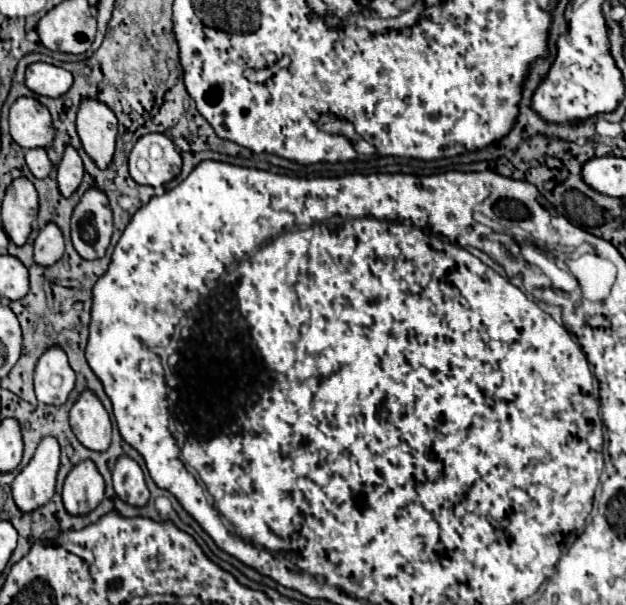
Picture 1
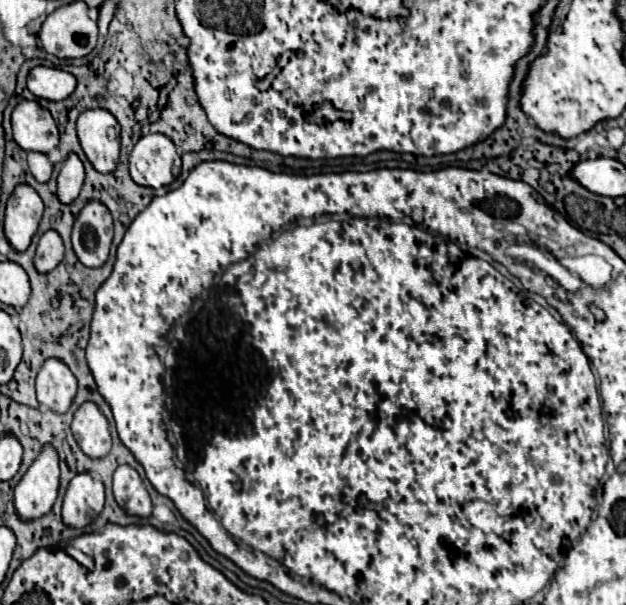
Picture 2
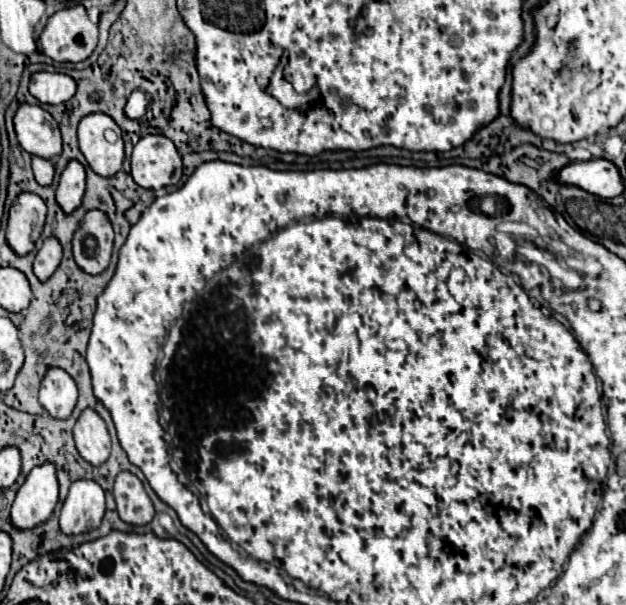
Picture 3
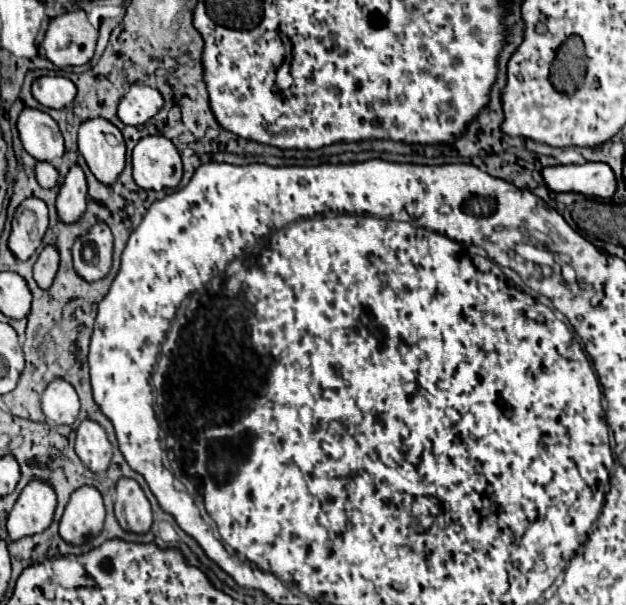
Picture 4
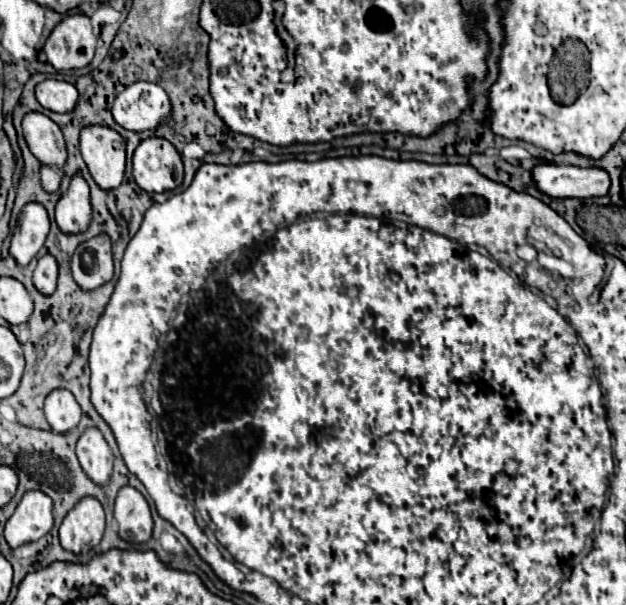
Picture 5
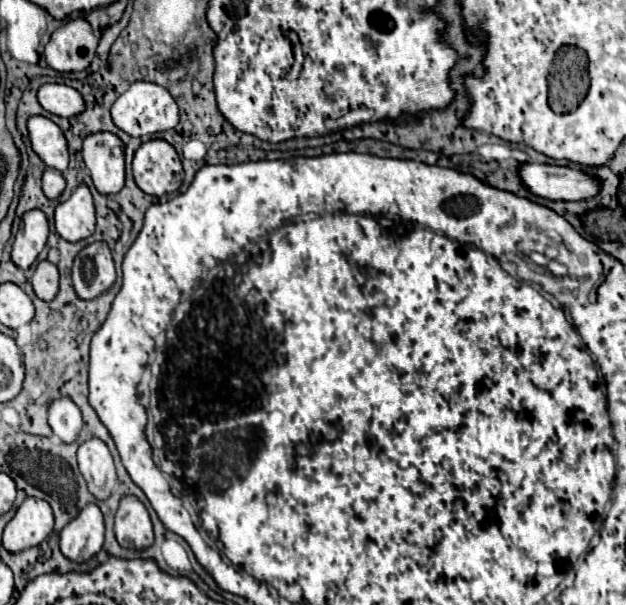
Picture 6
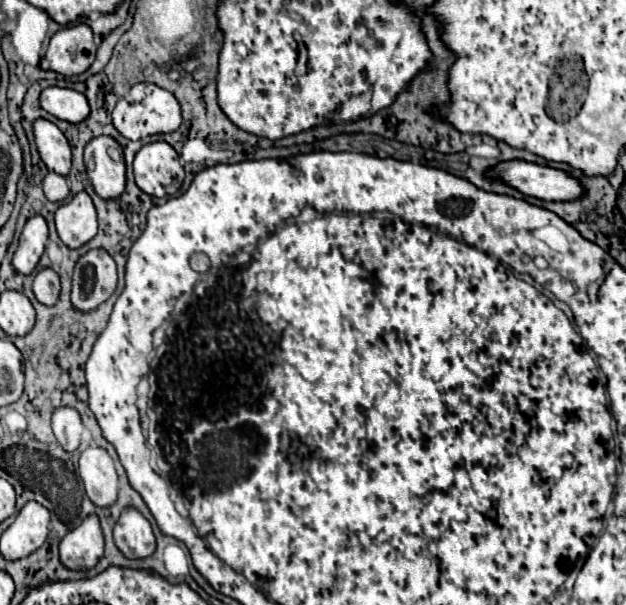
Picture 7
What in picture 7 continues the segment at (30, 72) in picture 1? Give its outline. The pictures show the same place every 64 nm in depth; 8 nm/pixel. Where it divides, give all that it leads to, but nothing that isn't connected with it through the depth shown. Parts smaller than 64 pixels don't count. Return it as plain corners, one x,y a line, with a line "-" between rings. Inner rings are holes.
56,86
46,88
40,94
40,104
48,114
70,124
80,124
90,114
86,96
70,88
56,88

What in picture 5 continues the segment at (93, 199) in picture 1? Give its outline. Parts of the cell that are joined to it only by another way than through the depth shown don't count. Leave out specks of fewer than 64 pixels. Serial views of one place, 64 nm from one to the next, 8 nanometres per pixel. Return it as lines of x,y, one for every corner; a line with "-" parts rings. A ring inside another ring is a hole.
100,234
76,248
72,256
72,276
84,292
96,290
112,280
114,264
108,236

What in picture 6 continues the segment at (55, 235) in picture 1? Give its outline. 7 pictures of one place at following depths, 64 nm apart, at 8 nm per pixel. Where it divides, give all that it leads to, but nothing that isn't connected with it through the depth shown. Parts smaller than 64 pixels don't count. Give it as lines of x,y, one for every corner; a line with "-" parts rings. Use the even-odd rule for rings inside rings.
48,260
38,264
30,282
32,282
32,288
40,300
50,302
56,298
56,294
58,294
58,270

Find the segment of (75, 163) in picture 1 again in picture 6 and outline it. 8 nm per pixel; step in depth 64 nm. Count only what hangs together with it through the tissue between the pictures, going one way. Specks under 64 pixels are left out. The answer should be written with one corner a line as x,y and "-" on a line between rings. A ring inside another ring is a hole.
78,186
70,200
56,206
56,232
68,242
80,242
96,230
94,200
86,186

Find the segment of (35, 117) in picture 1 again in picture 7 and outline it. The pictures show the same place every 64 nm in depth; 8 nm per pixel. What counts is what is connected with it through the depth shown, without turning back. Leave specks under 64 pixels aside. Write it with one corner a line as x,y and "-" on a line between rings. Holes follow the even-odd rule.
36,120
34,136
36,136
38,152
44,160
44,164
48,166
48,170
52,170
60,176
68,176
68,172
72,168
72,150
70,150
66,136
62,134
62,130
56,124
52,124
50,120

